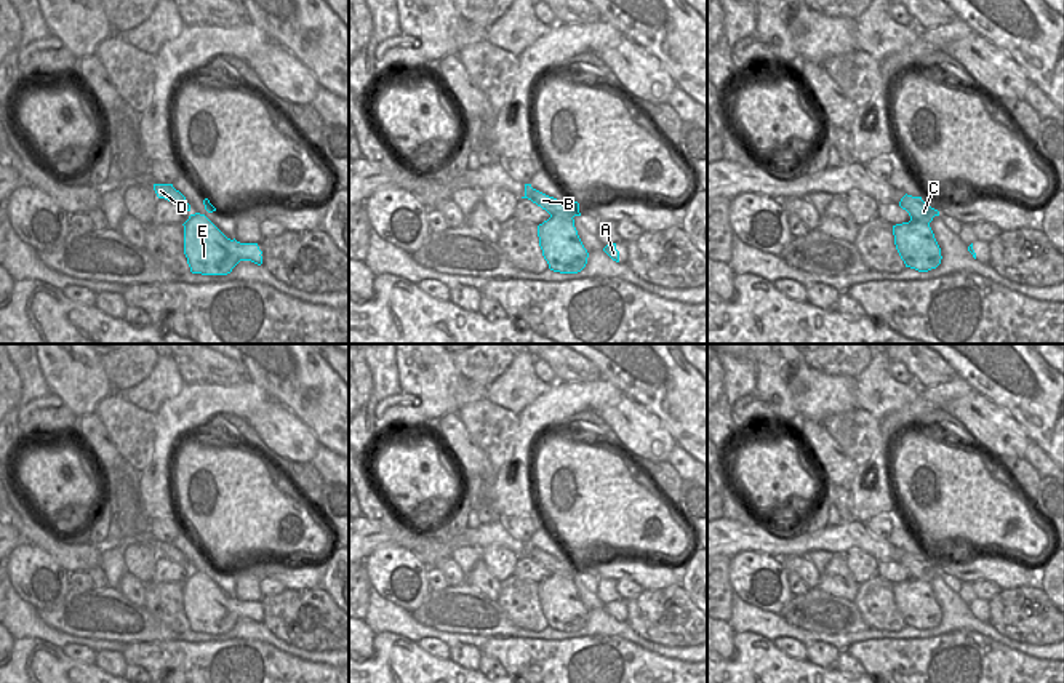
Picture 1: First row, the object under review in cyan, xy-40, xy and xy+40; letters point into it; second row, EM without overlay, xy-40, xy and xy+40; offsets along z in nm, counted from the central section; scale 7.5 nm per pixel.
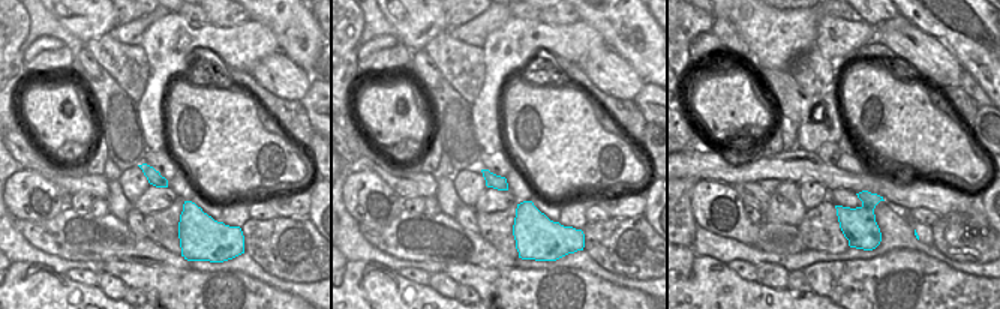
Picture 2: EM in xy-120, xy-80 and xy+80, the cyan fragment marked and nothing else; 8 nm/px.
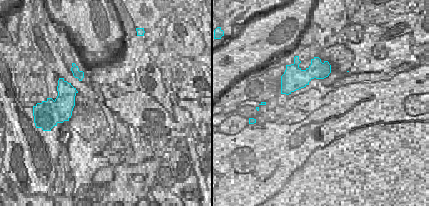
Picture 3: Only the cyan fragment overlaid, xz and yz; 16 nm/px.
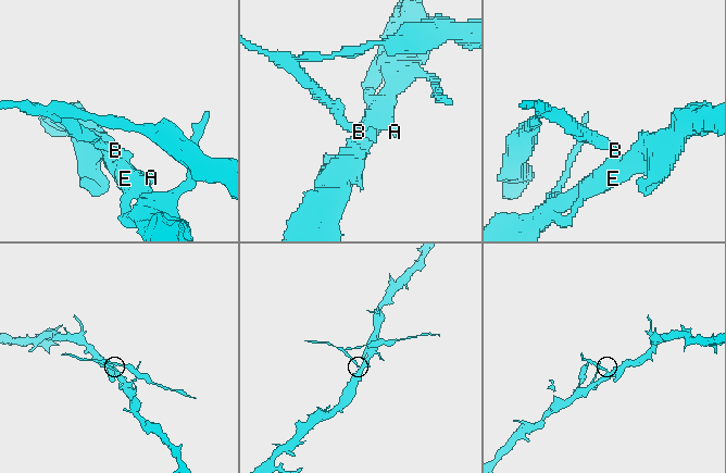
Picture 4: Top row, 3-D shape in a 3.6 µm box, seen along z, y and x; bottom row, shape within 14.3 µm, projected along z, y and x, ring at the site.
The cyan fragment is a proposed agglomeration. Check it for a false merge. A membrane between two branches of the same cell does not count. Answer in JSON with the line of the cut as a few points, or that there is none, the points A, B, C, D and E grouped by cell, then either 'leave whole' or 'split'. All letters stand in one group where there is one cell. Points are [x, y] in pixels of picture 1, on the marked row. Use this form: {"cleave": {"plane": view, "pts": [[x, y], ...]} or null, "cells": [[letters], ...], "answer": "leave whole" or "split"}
{"cleave": {"plane": "xy", "pts": [[551, 215], [572, 218]]}, "cells": [["A", "E"], ["B", "C", "D"]], "answer": "split"}

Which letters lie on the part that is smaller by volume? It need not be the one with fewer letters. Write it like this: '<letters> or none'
B, C, D

